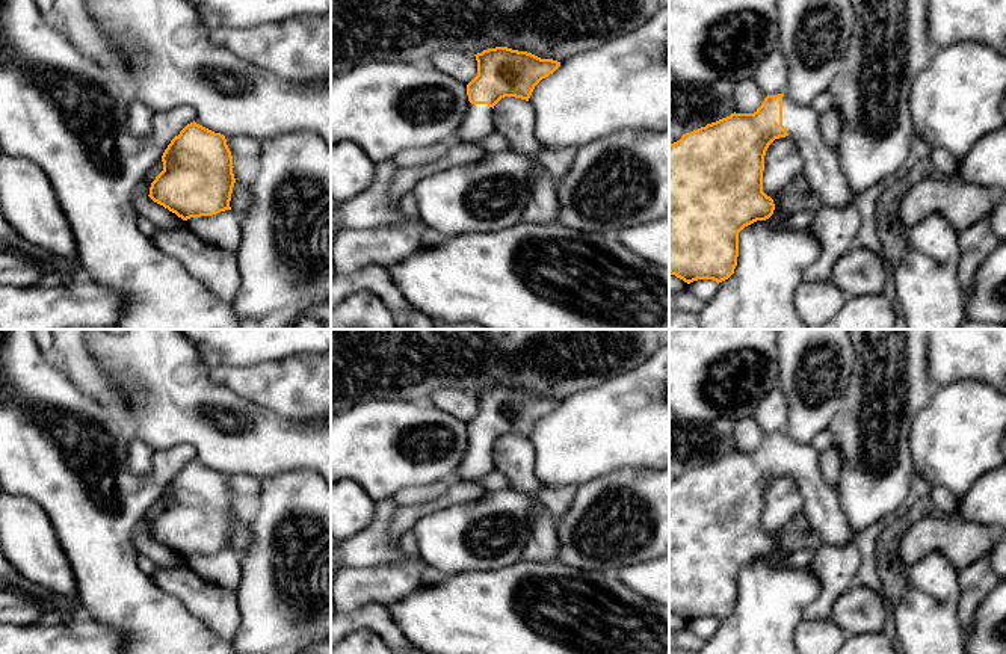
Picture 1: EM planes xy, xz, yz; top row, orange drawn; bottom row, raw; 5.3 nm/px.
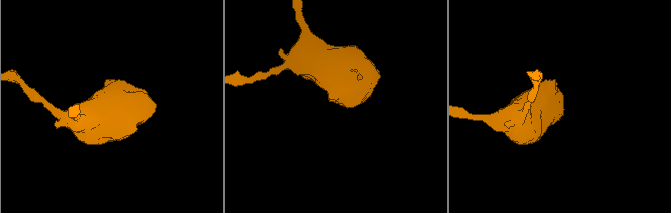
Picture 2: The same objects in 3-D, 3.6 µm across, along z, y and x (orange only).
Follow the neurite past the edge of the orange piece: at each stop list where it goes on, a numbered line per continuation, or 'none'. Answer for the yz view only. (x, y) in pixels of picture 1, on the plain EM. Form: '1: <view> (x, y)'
1: yz (822, 506)

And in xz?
1: xz (478, 461)

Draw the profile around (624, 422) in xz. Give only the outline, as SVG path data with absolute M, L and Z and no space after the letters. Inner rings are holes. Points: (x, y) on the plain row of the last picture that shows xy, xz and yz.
M669 346L659 349L643 364L627 373L562 399L553 412L535 424L529 441L536 453L533 473L542 485L548 486L580 486L627 467L669 467Z

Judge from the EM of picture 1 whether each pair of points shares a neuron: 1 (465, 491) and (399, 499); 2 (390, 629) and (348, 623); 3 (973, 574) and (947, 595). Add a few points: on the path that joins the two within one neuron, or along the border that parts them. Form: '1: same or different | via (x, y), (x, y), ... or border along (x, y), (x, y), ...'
1: different | border along (449, 484), (440, 496), (408, 506)
2: same | via (379, 621), (358, 621)
3: different | border along (958, 570), (959, 621)

